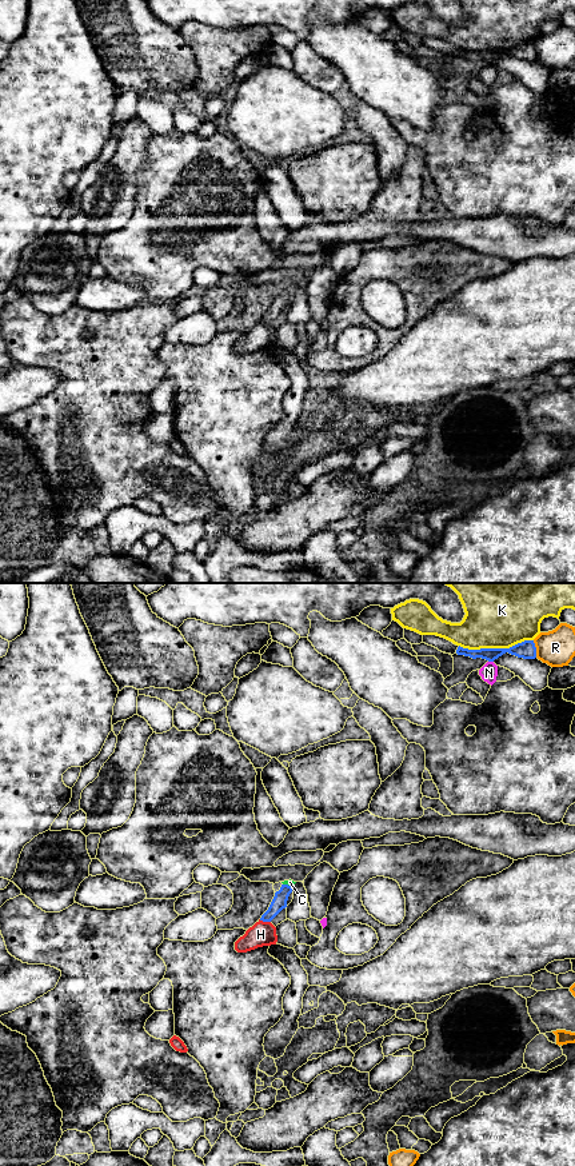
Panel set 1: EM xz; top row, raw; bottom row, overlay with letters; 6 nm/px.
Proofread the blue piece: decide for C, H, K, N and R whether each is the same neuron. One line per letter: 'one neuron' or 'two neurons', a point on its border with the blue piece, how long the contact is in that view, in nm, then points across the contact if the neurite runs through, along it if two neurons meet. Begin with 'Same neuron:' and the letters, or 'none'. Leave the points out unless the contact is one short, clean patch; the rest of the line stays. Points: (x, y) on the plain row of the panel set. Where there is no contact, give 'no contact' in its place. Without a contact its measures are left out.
Same neuron: none
C: two neurons; meets blue in xz at (287, 287); contact 60 nm long; border along xz (283, 286), (291, 290)
H: two neurons; meets blue in xz at (264, 323); contact 70 nm long; border along xz (259, 322), (270, 324)
K: two neurons; meets blue in xz at (495, 51); contact 440 nm long
N: two neurons; meets blue in xz at (491, 63); contact 30 nm long; border along xz (488, 63), (492, 64)
R: two neurons; meets blue in xz at (535, 51); contact 110 nm long

